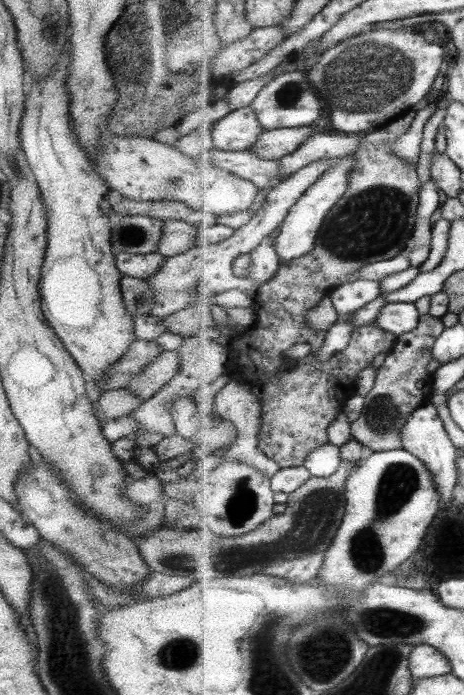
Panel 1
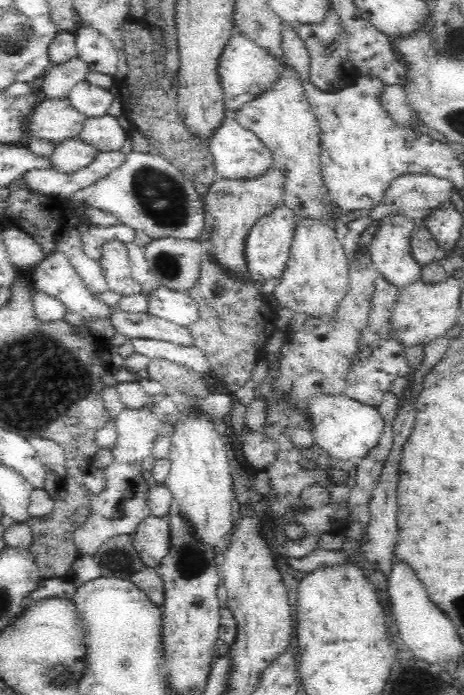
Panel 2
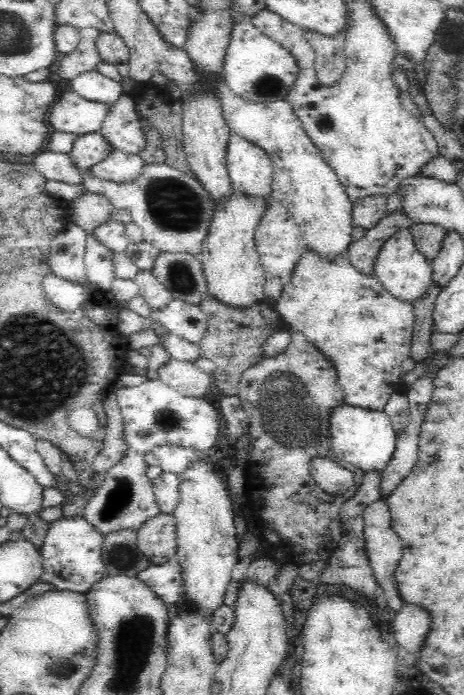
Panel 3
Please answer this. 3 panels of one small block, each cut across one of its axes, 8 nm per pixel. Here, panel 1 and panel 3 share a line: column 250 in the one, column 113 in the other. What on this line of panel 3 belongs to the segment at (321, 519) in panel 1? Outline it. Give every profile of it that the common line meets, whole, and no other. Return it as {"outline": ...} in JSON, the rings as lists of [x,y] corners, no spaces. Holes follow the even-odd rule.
{"outline":[[[122,529],[106,534],[101,548],[101,559],[108,575],[136,577],[141,570],[149,567],[149,560],[144,558],[144,555],[137,550],[136,539],[137,531],[134,530]]]}

